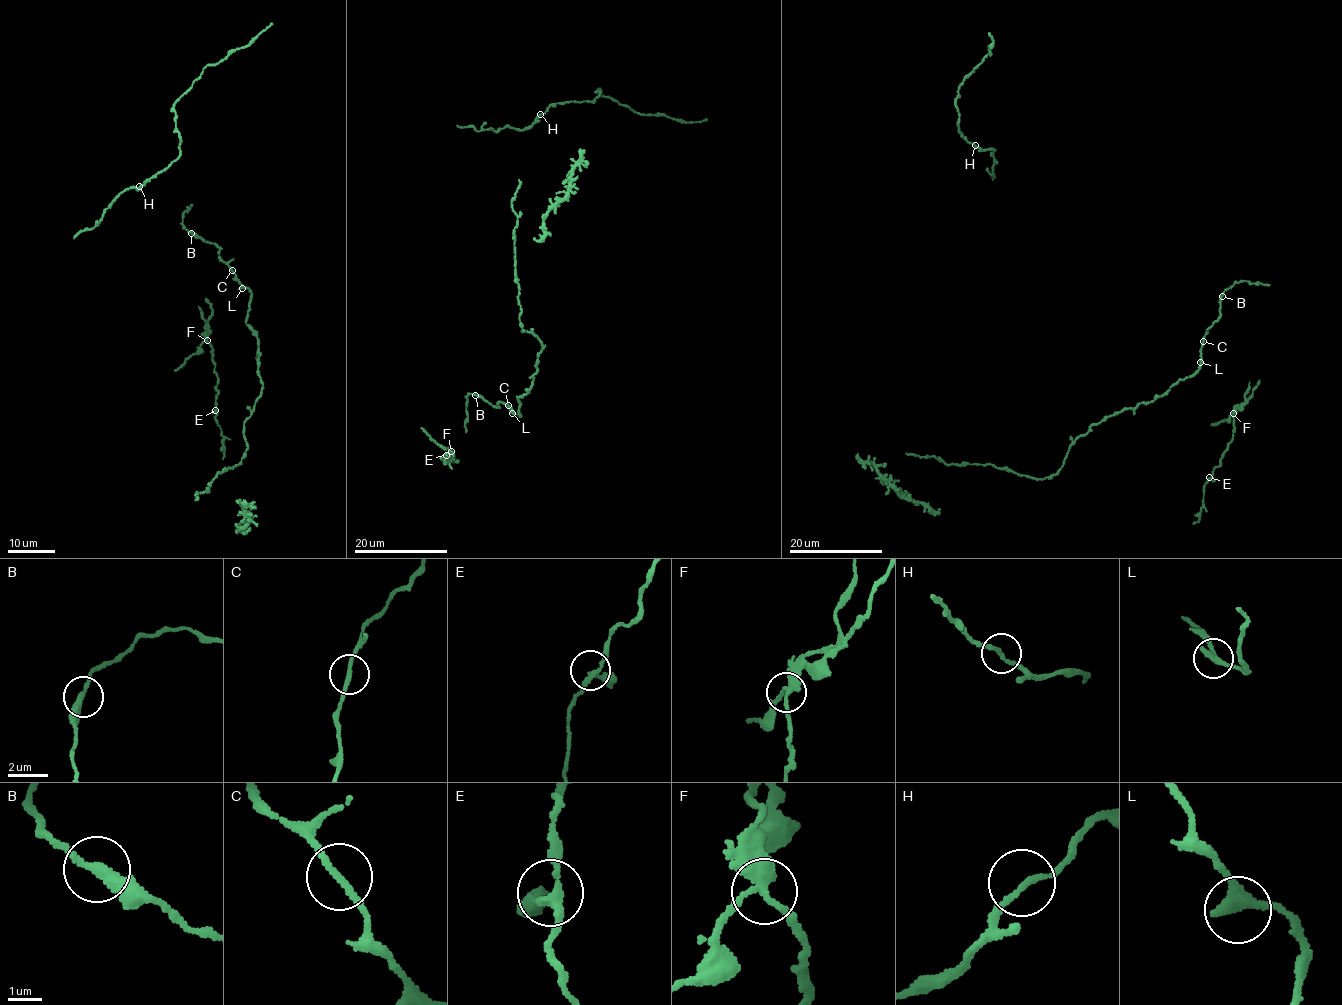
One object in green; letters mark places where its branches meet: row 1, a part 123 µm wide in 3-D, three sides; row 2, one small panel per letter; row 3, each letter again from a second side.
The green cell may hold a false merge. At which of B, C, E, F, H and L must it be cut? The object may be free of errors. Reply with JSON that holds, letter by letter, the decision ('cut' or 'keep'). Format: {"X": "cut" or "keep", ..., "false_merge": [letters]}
{"B": "keep", "C": "keep", "E": "keep", "F": "cut", "H": "keep", "L": "keep", "false_merge": ["F"]}

